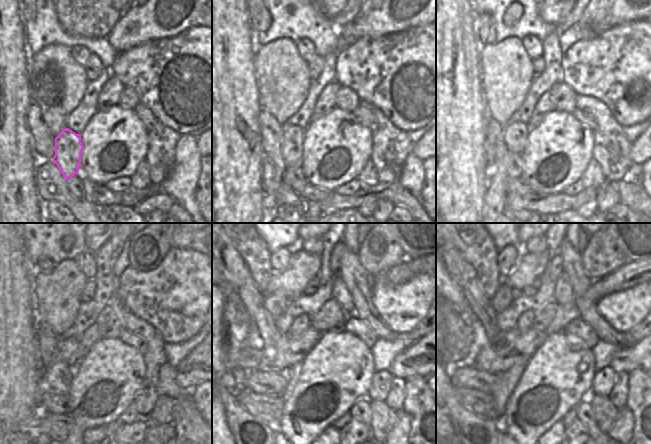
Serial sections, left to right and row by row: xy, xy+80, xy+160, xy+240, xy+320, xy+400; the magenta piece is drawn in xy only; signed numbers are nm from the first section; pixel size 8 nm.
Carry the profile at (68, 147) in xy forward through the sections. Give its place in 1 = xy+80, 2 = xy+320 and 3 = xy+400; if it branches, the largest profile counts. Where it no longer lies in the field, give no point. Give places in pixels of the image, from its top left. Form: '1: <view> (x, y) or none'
1: xy+80 (292, 143)
2: xy+320 (301, 323)
3: xy+400 (525, 321)

